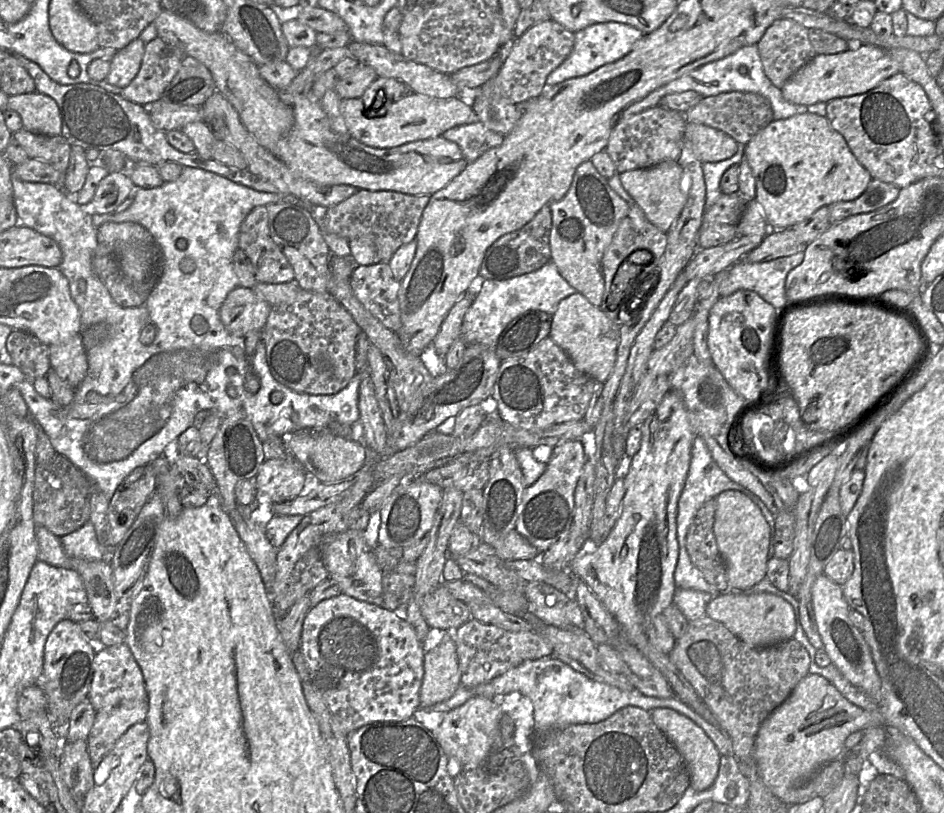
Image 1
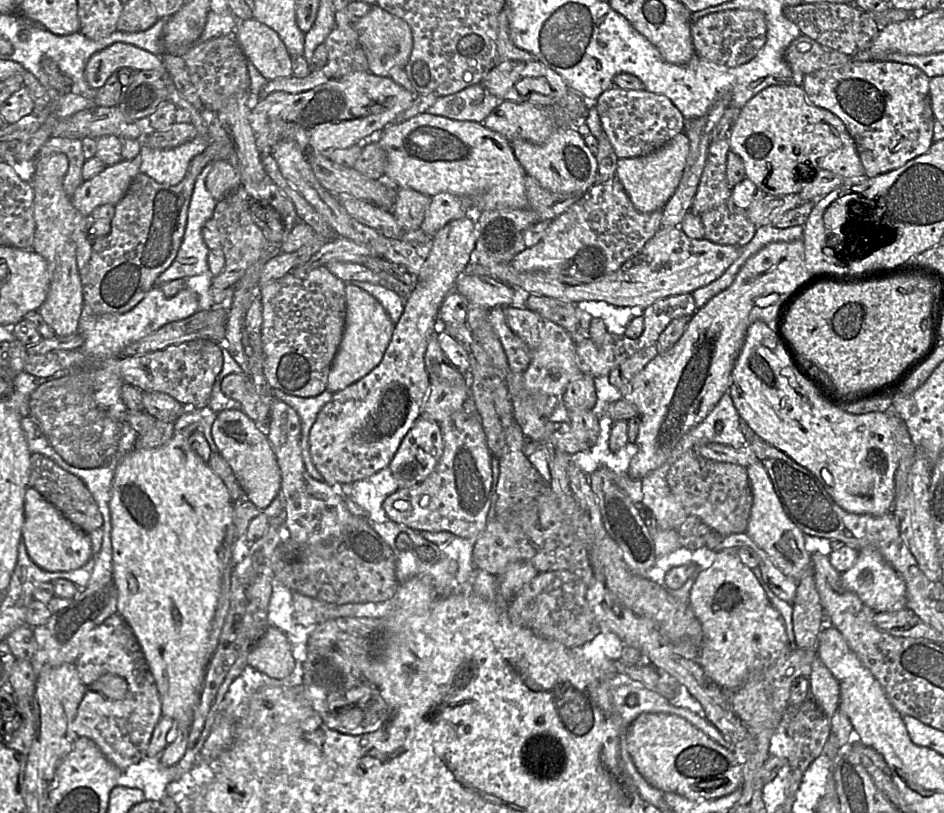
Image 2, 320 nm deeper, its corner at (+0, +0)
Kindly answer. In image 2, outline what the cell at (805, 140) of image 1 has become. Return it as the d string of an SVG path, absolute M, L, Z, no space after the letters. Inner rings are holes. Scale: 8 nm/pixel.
M797 84L771 85L753 96L740 110L739 116L729 134L729 146L730 150L736 153L743 161L746 177L767 195L799 194L805 186L804 177L806 168L811 170L811 173L807 175L806 180L810 180L814 176L815 172L821 170L831 171L834 174L841 176L846 181L865 175L865 171L857 153L855 143L852 137L849 135L844 123L832 112L811 104L808 101L803 88Z

